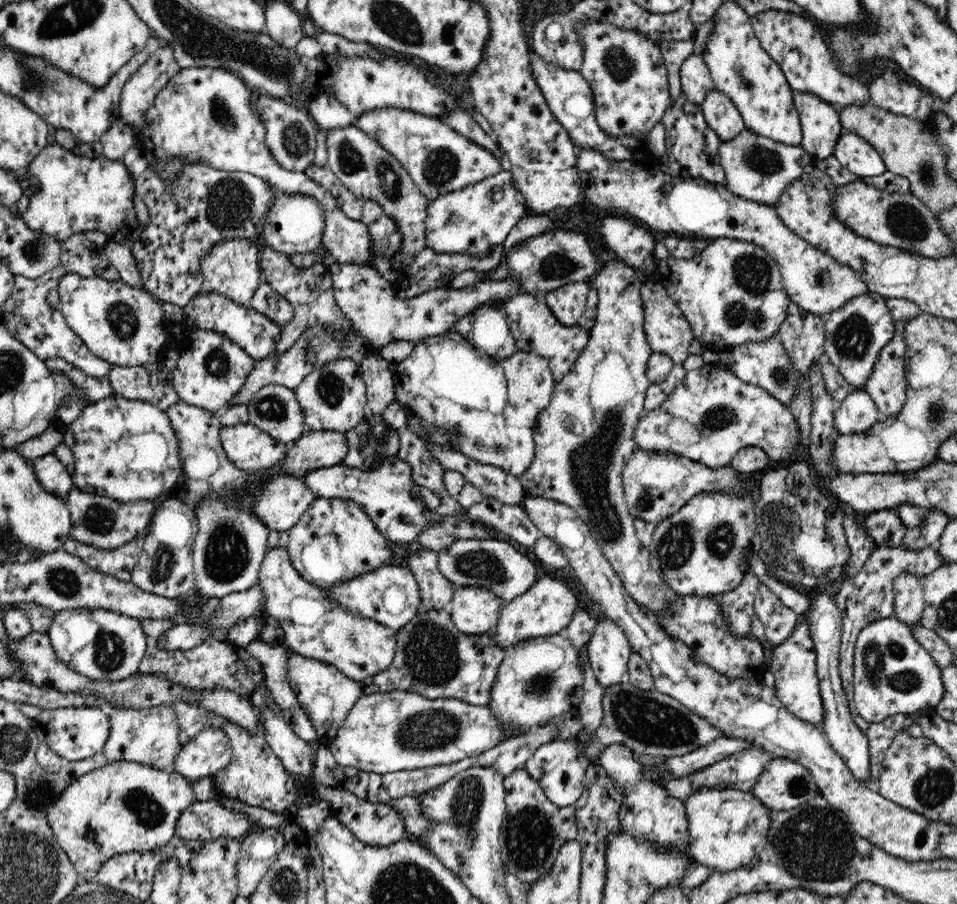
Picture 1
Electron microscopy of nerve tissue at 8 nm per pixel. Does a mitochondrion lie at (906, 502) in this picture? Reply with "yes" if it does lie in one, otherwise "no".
no

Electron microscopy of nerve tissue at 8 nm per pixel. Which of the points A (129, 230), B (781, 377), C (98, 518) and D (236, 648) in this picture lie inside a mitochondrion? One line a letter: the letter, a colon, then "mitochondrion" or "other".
A: other
B: mitochondrion
C: mitochondrion
D: other

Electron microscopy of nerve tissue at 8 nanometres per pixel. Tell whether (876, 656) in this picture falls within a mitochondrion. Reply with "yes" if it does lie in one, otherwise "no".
yes

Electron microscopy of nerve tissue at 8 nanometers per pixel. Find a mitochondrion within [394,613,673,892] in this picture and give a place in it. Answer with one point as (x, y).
(431, 655)

